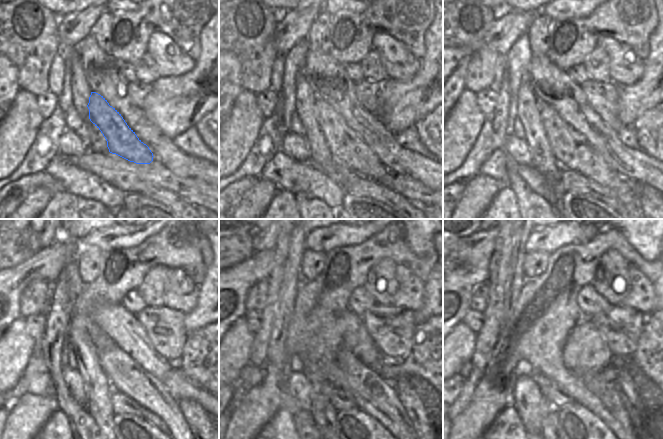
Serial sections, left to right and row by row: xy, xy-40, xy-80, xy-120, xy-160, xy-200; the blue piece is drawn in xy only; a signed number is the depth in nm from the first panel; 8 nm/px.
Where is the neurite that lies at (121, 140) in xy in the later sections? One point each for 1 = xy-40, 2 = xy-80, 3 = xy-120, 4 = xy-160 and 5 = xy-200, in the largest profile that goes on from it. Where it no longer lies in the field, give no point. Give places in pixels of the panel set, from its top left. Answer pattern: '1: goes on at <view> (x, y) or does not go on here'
1: goes on at xy-40 (348, 149)
2: goes on at xy-80 (572, 150)
3: goes on at xy-120 (126, 376)
4: goes on at xy-160 (369, 385)
5: goes on at xy-200 (607, 392)

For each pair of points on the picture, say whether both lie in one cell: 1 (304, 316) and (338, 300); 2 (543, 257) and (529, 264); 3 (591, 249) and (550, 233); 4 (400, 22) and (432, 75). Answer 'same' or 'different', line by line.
1: same
2: same
3: different
4: different

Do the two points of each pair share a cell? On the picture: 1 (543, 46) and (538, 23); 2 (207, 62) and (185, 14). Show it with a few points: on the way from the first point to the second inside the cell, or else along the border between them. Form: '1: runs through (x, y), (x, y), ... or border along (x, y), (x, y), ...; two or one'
1: runs through (539, 40), (539, 29); one
2: border along (205, 25), (199, 35), (200, 54), (196, 59); two

